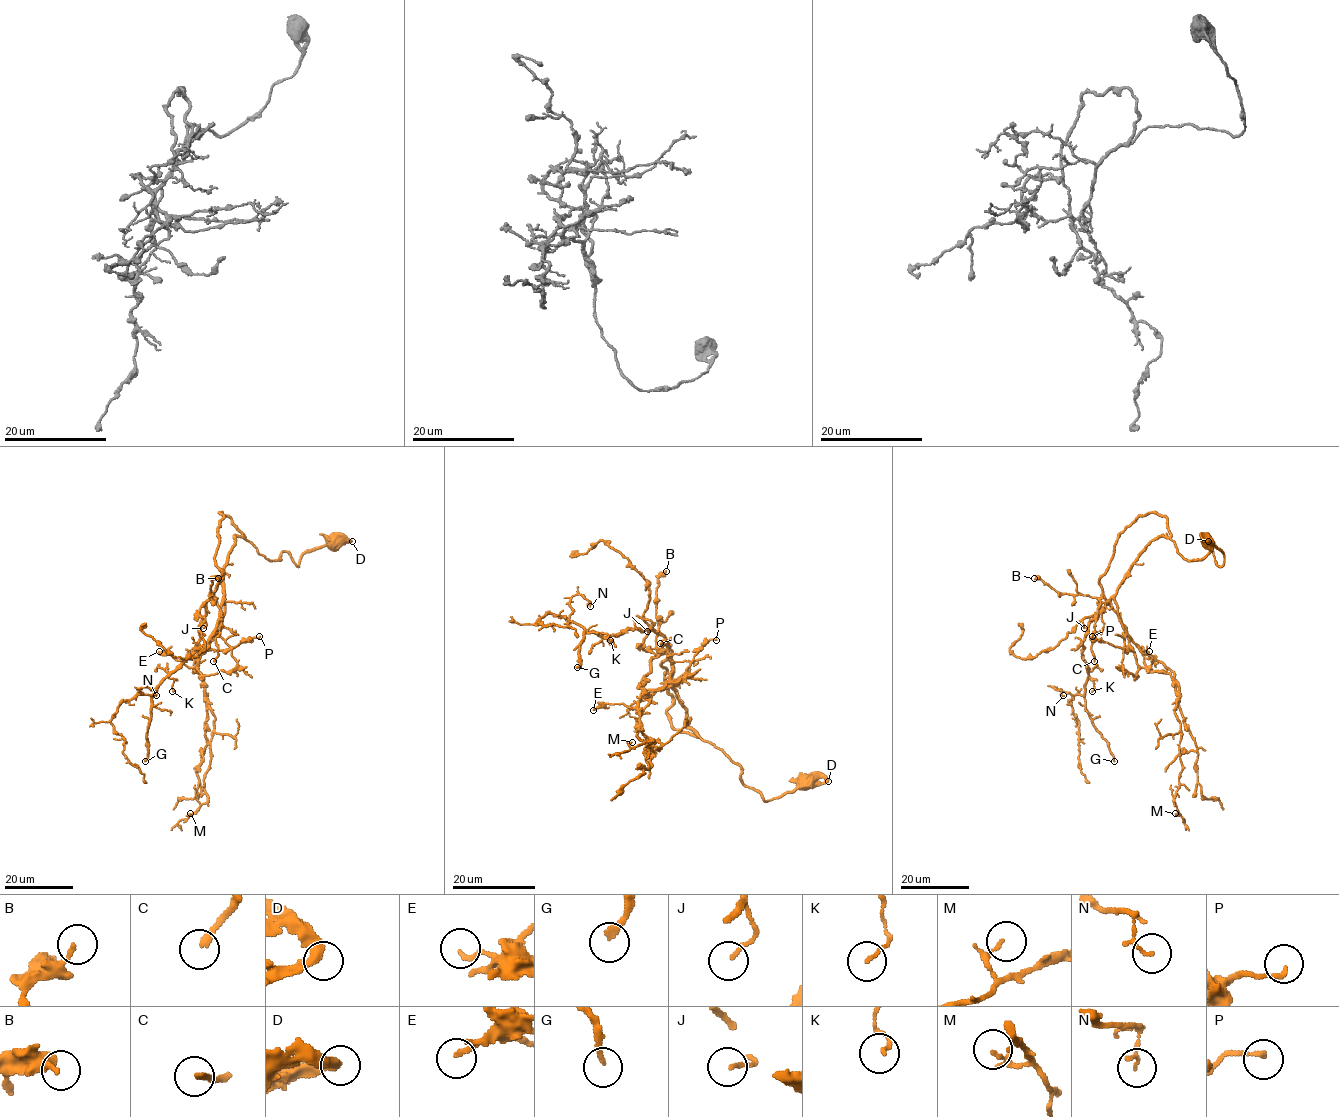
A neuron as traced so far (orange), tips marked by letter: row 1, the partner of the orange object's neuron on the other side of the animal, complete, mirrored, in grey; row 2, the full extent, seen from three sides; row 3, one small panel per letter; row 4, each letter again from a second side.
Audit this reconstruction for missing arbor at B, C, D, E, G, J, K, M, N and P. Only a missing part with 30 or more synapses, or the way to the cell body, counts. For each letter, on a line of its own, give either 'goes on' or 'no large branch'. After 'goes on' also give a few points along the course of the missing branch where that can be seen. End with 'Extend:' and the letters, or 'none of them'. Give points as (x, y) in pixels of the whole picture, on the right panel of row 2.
B: no large branch
C: goes on | (1094, 661), (1103, 685), (1100, 706), (1084, 709), (1068, 692)
D: no large branch
E: no large branch
G: goes on | (1114, 761), (1120, 766), (1112, 788), (1118, 810), (1128, 812), (1141, 810), (1144, 818), (1141, 824)
J: no large branch
K: no large branch
M: no large branch
N: no large branch
P: no large branch
Extend: C, G

